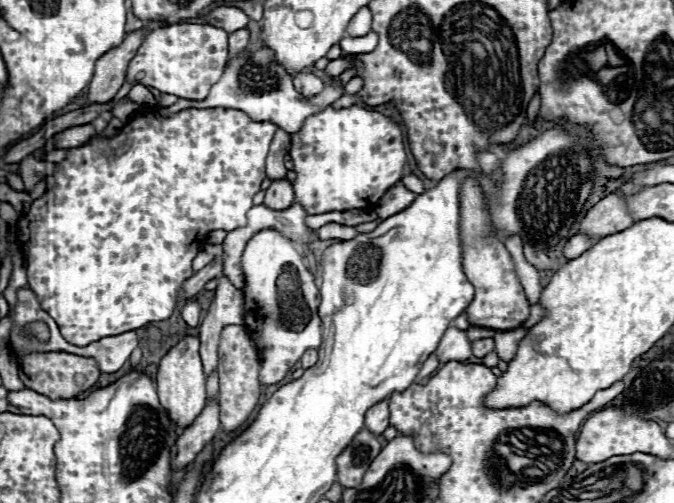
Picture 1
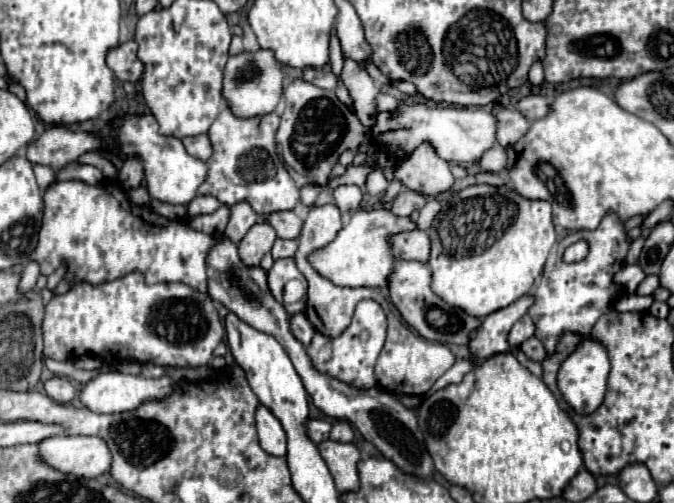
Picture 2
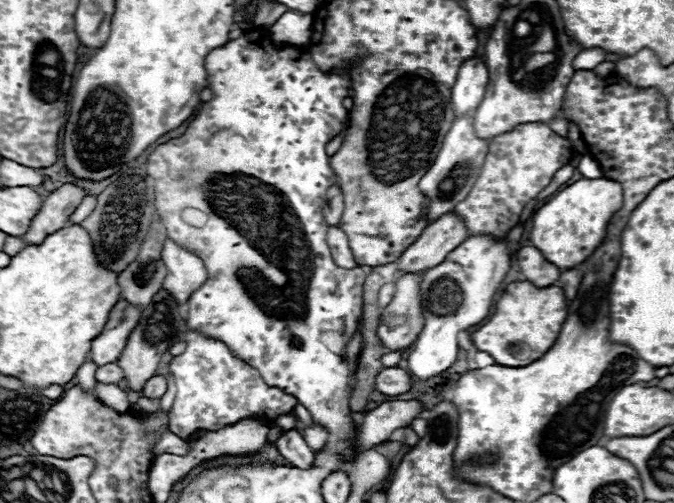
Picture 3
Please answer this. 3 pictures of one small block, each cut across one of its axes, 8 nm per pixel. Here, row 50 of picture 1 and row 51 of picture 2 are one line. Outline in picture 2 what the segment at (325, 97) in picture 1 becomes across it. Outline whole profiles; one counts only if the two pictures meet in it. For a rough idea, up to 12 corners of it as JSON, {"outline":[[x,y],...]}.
{"outline":[[272,50],[224,66],[222,98],[236,118],[272,114],[284,70]]}

